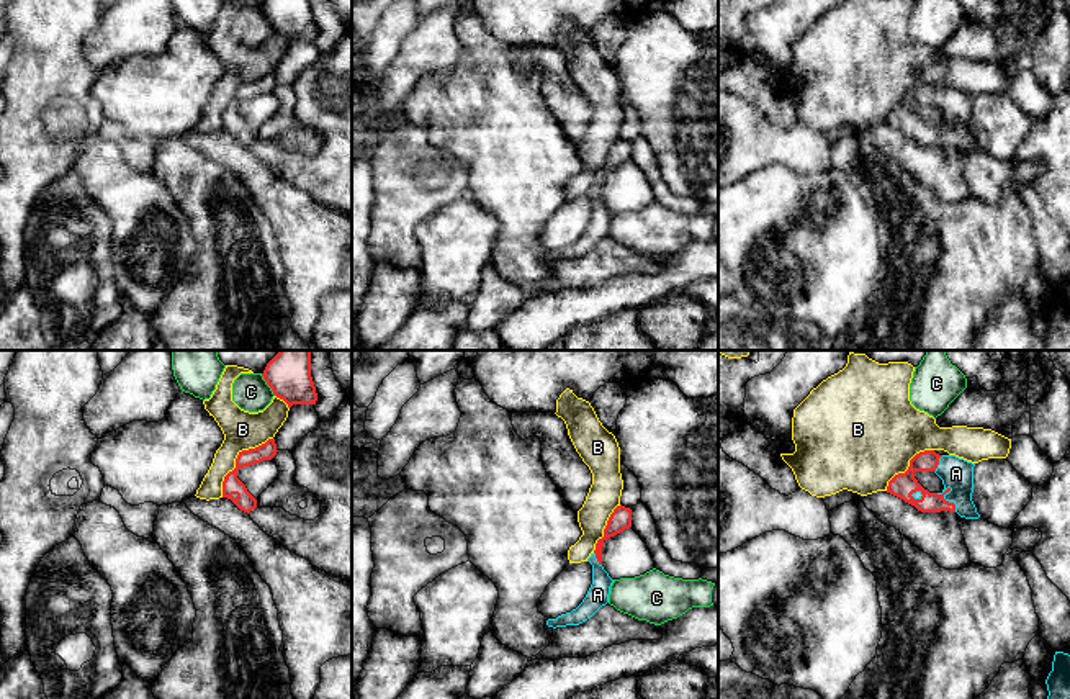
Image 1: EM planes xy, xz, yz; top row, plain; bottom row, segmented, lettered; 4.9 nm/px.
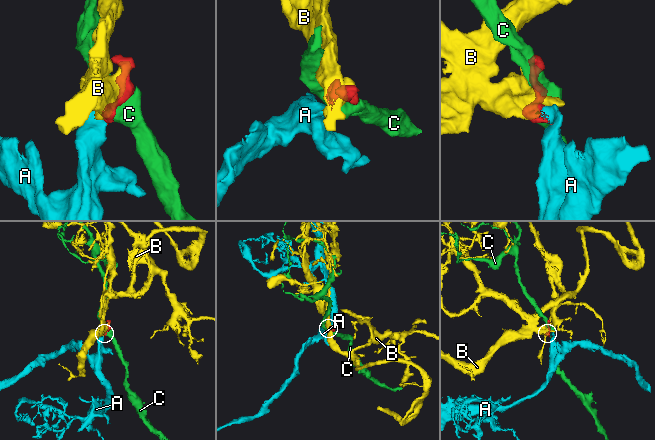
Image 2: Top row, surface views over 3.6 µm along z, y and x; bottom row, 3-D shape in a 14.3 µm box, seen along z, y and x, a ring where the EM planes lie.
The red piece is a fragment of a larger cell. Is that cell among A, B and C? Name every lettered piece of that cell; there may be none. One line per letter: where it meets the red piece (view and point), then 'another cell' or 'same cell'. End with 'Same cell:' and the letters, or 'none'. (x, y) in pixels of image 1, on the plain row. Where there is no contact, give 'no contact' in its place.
A: meets red in yz at (948, 135); same cell
B: meets red in xy at (236, 92); another cell
C: meets red in xy at (267, 17); another cell
Same cell: A

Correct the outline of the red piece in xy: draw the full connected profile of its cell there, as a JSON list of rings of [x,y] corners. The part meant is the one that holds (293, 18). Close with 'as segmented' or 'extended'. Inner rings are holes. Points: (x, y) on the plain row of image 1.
[[[265,0],[262,7],[273,28],[288,41],[293,38],[316,38],[317,26],[311,0]]]; as segmented

